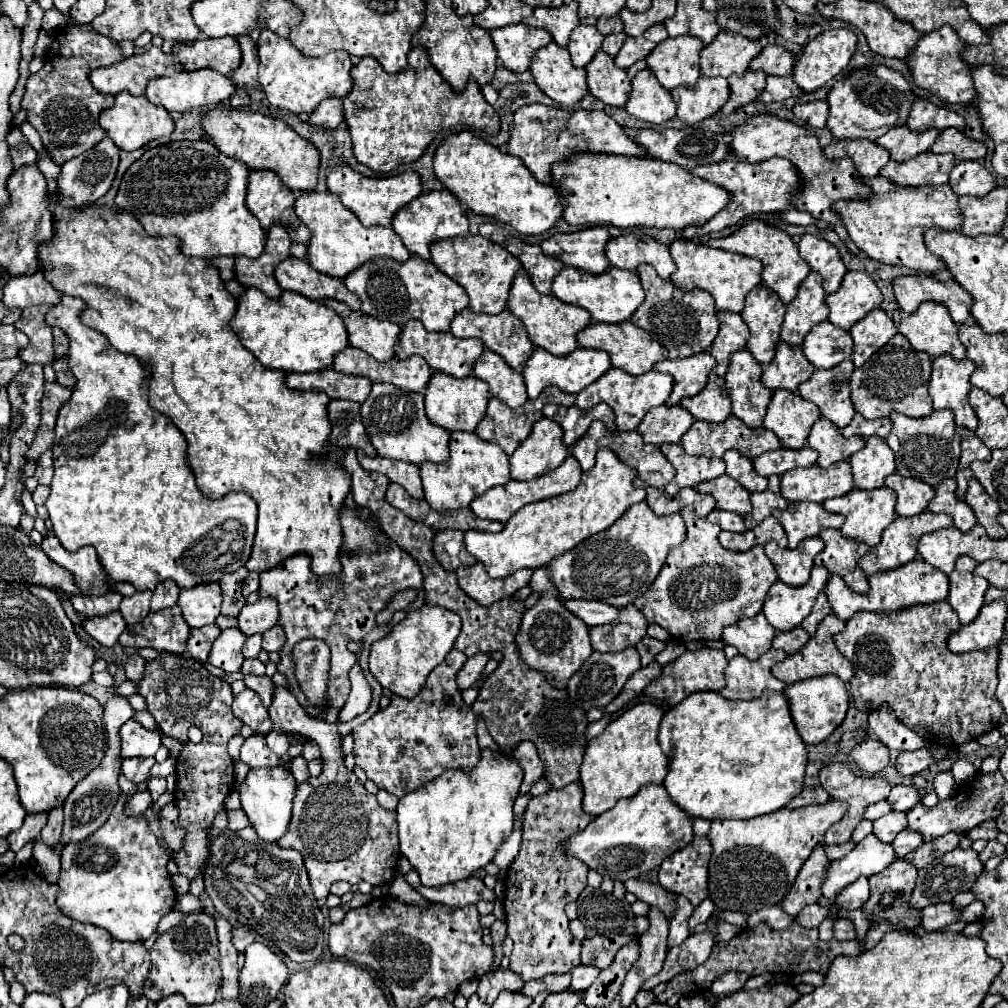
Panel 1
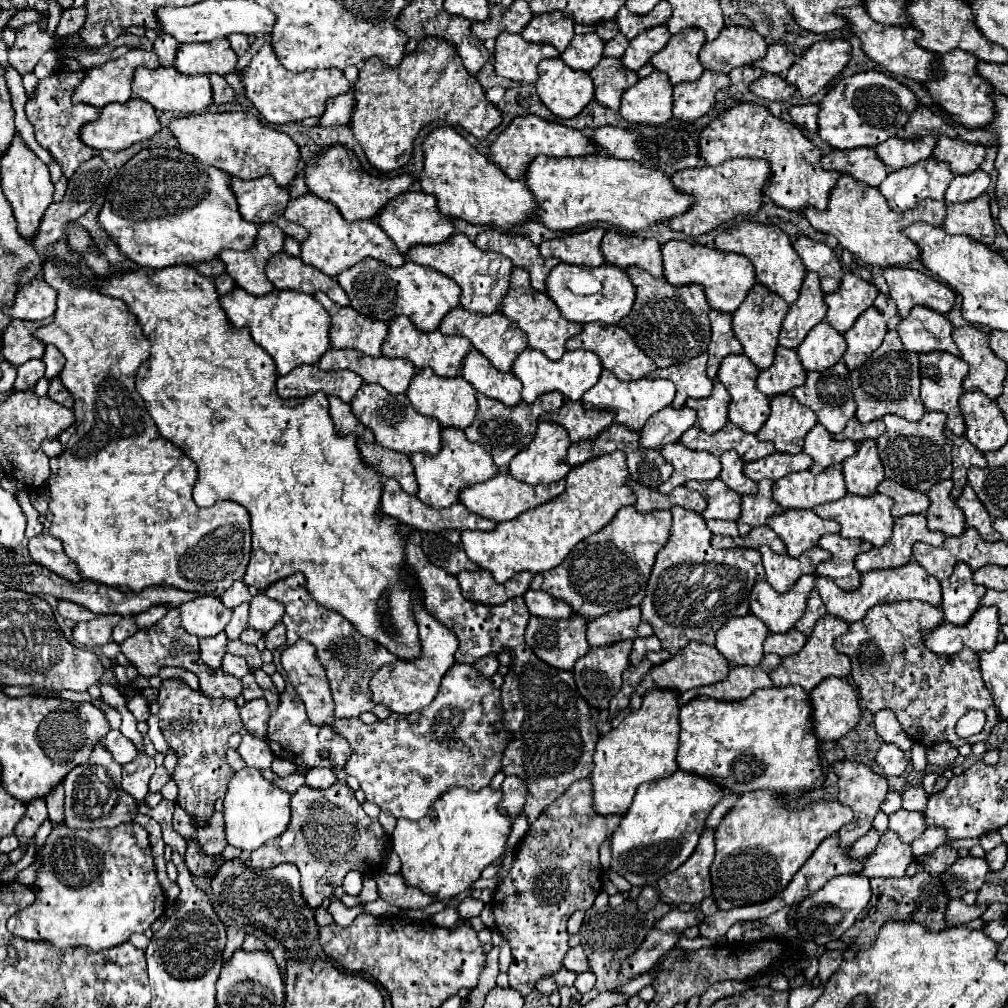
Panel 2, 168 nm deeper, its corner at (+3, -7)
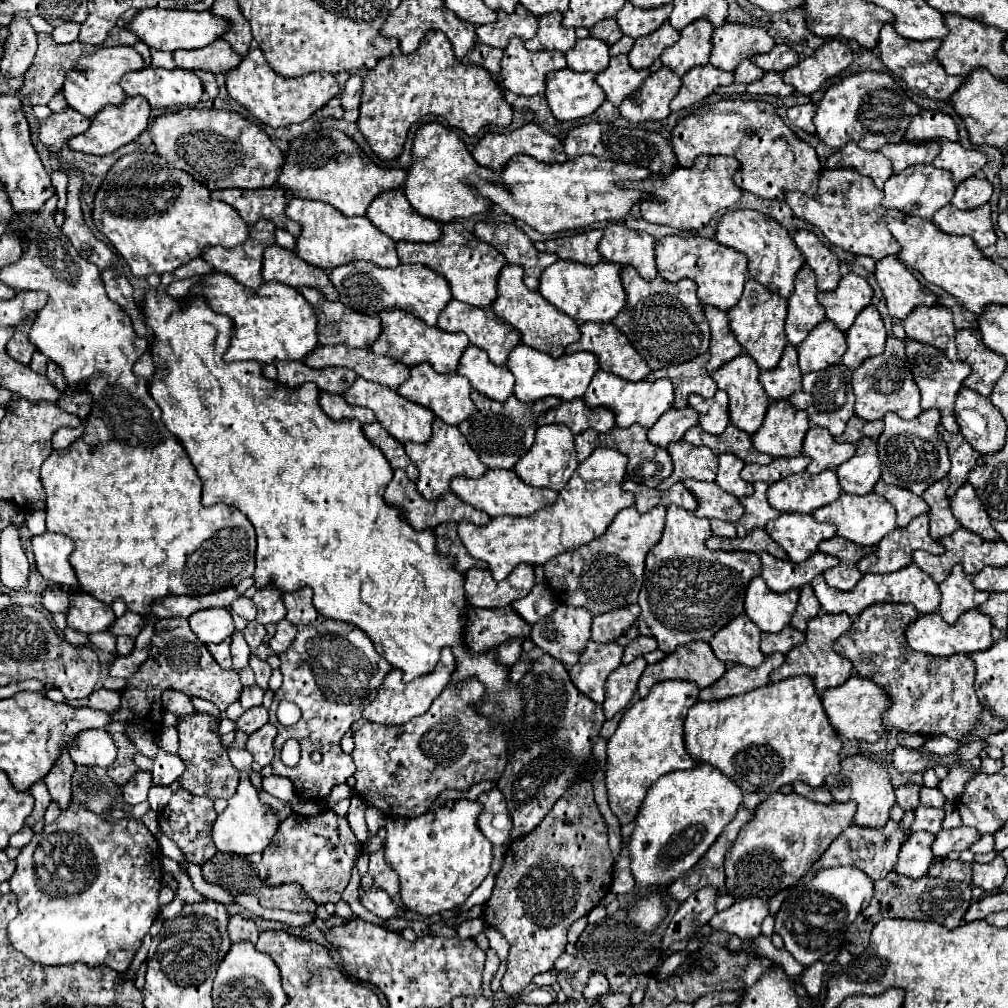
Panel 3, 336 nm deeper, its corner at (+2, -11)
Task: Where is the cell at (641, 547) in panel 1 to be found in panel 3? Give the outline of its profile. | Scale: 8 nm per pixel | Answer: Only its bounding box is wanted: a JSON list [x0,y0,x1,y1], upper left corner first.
[544,506,664,614]

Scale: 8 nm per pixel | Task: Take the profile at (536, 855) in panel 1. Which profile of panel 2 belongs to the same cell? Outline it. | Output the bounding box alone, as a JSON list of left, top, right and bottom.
[489,778,621,996]

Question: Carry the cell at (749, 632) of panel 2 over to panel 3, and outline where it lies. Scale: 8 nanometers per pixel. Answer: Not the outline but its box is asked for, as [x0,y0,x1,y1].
[708,614,764,668]

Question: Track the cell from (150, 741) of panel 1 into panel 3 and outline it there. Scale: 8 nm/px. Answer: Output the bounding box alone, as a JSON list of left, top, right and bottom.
[68,730,116,766]

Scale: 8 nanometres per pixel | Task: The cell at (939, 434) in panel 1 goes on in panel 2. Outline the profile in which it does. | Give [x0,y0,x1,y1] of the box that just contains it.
[877,412,951,492]

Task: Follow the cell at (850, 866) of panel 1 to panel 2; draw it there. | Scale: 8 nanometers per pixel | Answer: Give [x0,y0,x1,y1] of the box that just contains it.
[855,832,911,880]

